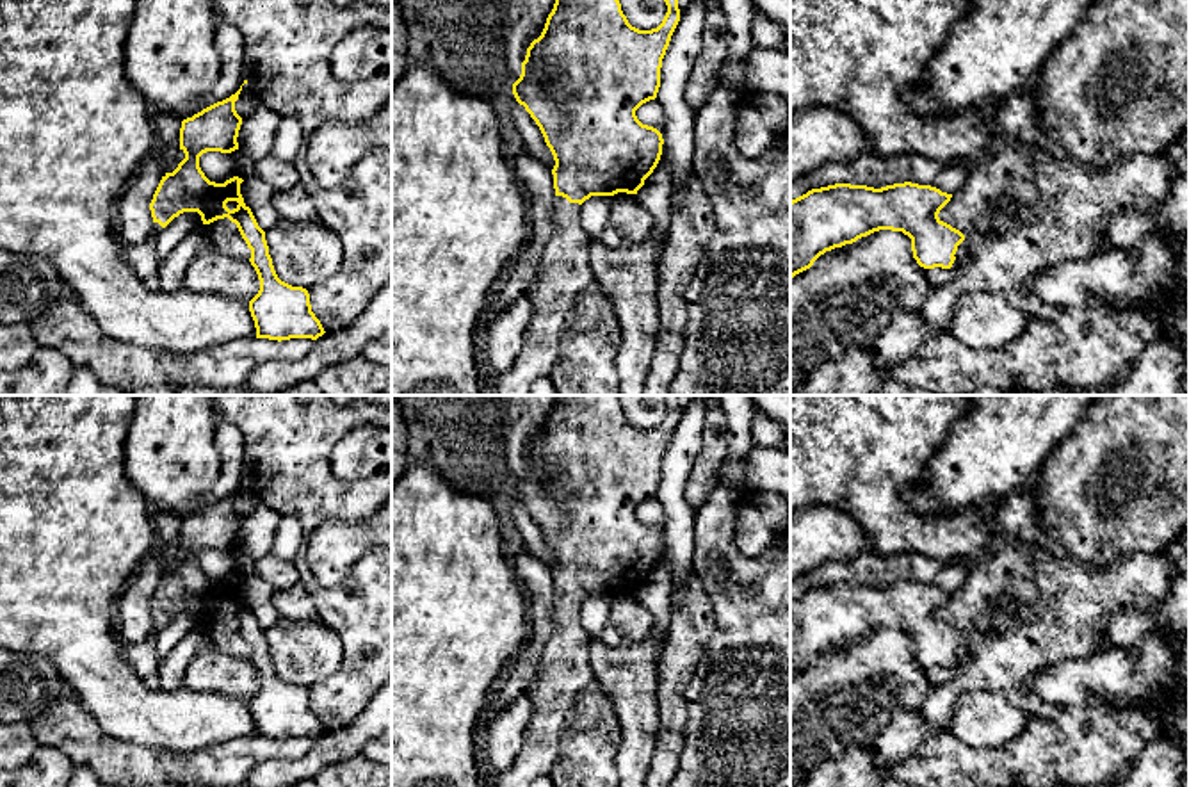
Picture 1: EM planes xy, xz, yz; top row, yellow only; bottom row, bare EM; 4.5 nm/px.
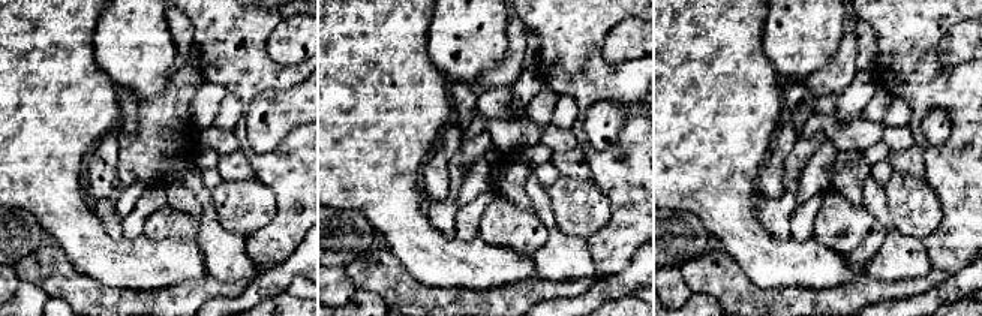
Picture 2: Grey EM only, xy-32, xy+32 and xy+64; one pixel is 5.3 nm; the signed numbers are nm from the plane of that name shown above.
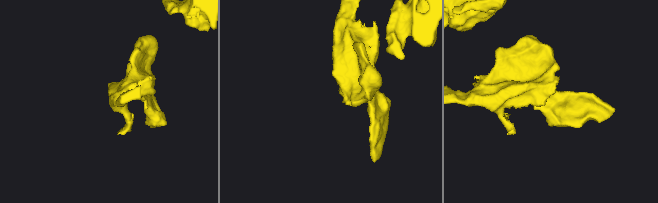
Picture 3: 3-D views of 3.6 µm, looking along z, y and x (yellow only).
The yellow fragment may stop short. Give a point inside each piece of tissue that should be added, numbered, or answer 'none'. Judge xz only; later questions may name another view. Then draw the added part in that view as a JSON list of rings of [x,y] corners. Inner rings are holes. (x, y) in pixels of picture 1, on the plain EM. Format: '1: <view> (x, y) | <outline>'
1: xz (563, 672) | [[[555,595],[550,616],[548,641],[539,652],[538,668],[527,694],[534,712],[525,730],[522,750],[513,766],[500,771],[495,787],[532,787],[539,776],[546,776],[559,755],[561,742],[571,728],[571,712],[578,694],[594,680],[589,666],[589,636],[582,629],[580,604]]]

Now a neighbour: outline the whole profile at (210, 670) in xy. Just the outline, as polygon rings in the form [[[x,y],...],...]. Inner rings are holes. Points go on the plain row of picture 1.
[[[210,643],[190,659],[183,686],[249,702],[260,689],[260,678],[251,661],[231,657]]]

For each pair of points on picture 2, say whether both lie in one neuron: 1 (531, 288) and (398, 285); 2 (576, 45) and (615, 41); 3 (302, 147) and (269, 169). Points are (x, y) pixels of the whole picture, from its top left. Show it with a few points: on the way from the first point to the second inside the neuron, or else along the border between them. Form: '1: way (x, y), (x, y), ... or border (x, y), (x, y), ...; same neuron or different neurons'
1: way (498, 300), (431, 300); same neuron
2: border (628, 17), (604, 39), (601, 56), (607, 63); different neurons
3: way (294, 155), (276, 169); same neuron

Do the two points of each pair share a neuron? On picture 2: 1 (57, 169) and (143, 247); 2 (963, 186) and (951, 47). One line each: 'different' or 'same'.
1: same
2: different

